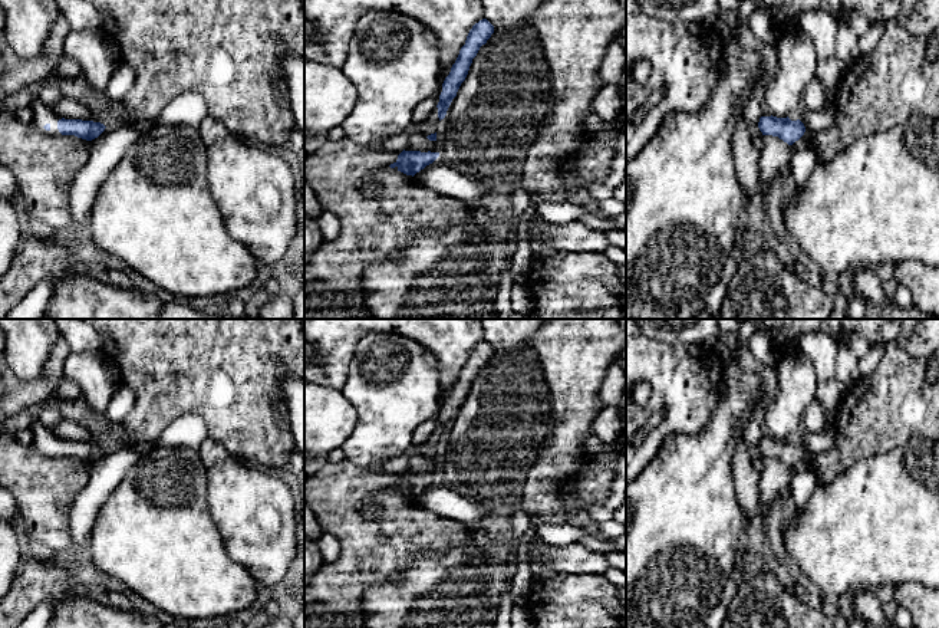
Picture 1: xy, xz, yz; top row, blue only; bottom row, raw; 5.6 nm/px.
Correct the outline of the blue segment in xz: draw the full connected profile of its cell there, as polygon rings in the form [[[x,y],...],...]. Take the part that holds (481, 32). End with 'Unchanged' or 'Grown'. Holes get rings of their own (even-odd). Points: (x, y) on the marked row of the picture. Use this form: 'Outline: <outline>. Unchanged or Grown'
Outline: [[[487,19],[480,20],[470,30],[465,45],[461,47],[449,75],[442,83],[442,92],[436,105],[439,121],[445,118],[452,99],[457,96],[461,83],[465,80],[472,59],[477,56],[480,47],[487,43],[492,33],[494,26]]]. Unchanged

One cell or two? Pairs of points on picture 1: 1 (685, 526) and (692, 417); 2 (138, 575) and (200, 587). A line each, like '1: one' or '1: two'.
1: two
2: one

